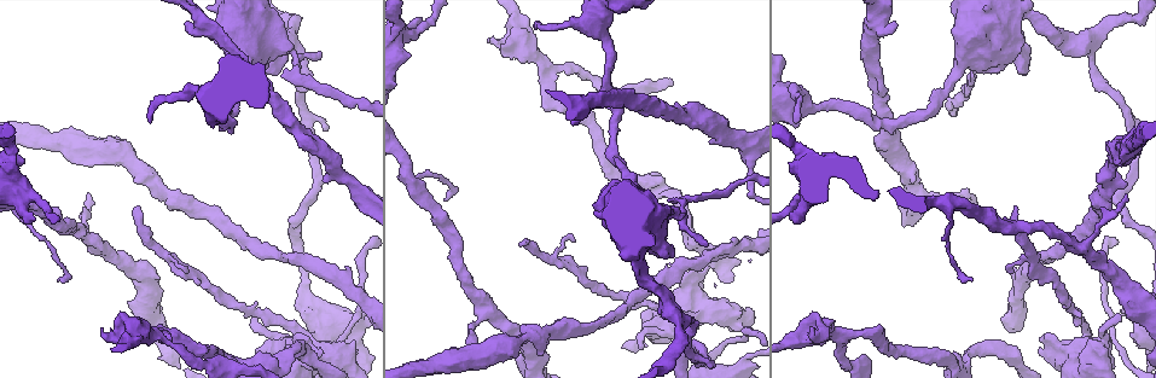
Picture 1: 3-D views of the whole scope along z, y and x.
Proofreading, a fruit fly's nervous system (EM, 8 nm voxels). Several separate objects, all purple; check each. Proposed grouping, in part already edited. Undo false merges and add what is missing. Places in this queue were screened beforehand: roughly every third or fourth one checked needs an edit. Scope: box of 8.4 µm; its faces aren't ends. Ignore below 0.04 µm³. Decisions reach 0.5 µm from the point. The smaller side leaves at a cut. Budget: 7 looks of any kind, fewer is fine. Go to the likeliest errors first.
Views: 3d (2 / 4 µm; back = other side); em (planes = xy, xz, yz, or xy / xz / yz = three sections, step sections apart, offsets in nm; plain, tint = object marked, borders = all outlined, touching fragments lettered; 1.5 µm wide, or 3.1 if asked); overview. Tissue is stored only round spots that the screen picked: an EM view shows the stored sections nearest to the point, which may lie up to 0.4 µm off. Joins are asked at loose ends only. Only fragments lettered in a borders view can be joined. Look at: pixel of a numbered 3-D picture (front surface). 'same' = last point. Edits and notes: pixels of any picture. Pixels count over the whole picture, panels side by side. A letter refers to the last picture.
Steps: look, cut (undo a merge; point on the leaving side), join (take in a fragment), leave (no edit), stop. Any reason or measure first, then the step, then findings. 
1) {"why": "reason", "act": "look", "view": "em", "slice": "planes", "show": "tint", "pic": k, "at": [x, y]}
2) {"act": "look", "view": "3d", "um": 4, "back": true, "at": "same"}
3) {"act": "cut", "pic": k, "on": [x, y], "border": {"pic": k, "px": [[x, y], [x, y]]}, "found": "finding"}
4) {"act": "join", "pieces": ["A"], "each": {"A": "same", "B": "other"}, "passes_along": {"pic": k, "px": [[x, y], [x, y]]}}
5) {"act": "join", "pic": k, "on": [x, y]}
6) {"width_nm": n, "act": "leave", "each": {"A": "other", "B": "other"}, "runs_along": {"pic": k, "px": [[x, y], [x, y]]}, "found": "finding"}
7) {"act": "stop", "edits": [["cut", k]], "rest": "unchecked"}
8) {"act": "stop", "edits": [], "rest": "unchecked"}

{"why": "branch stops here", "act": "look", "view": "em", "slice": "planes", "show": "borders", "pic": 1, "at": [100, 328]}

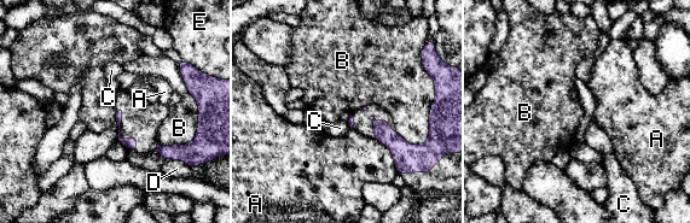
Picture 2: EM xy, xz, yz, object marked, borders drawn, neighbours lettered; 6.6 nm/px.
{"act": "leave", "each": {"A": "other", "B": "other", "C": "other", "D": "other", "E": "other"}, "border": {"pic": 2, "px": [[189, 93], [196, 136], [158, 145]]}, "found": "no lettered fragment goes on from it"}

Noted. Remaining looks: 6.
{"why": "sharp bend", "act": "look", "view": "3d", "um": 2, "pic": 1, "at": [806, 189]}

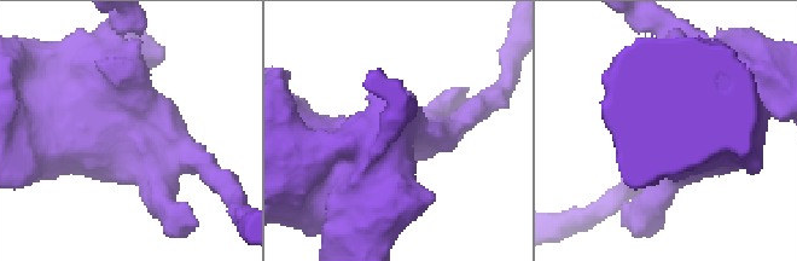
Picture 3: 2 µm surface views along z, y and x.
{"why": "shape alone is not enough", "act": "look", "view": "em", "slice": "xy", "step": 4, "show": "borders", "pic": 3, "at": [153, 138]}

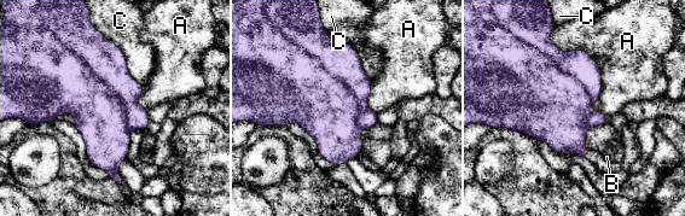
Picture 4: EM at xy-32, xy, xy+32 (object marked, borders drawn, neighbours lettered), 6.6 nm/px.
{"act": "look", "view": "em", "slice": "planes", "show": "borders", "at": "same"}

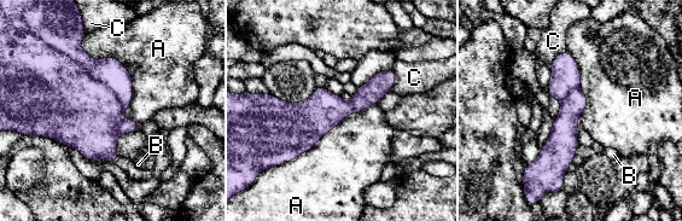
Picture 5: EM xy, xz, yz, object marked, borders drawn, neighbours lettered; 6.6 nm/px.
{"act": "cut", "pic": 5, "on": [57, 93], "each": {"A": "other", "B": "other", "C": "other"}, "found": "a second cell is stuck on"}

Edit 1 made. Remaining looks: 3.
{"why": "see it whole again", "act": "look", "view": "overview"}

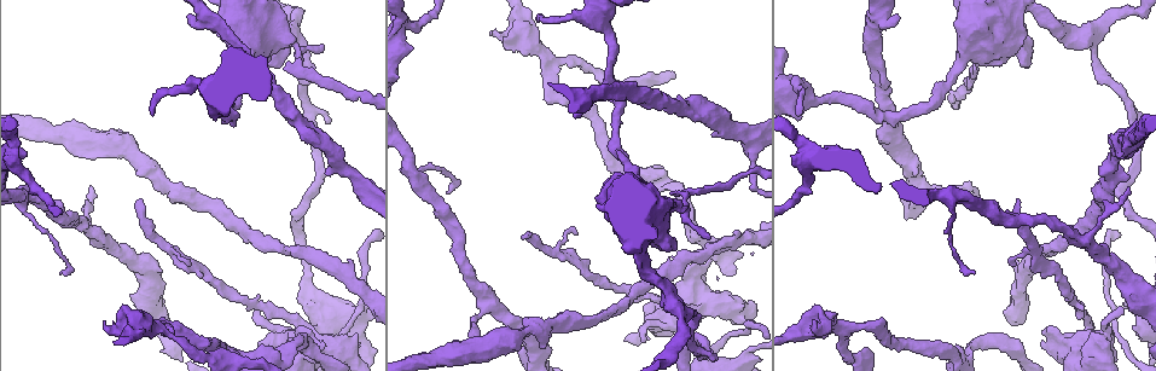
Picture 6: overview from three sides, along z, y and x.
{"why": "three-way junction", "act": "look", "view": "em", "slice": "planes", "show": "borders", "pic": 6, "at": [363, 189]}

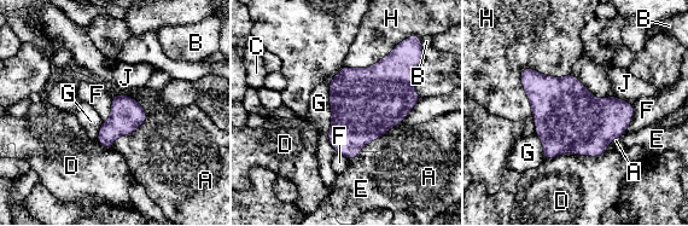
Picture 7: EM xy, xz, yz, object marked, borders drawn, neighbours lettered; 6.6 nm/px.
{"act": "leave", "each": {"A": "other", "B": "other", "C": "other", "D": "other", "E": "other", "F": "other", "G": "other", "H": "other", "J": "other"}, "border": {"pic": 7, "px": [[115, 94], [111, 115], [103, 121]]}, "found": "all the same cell"}

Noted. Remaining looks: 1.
{"act": "stop", "edits": [["cut", 5]], "rest": "unchecked"}

